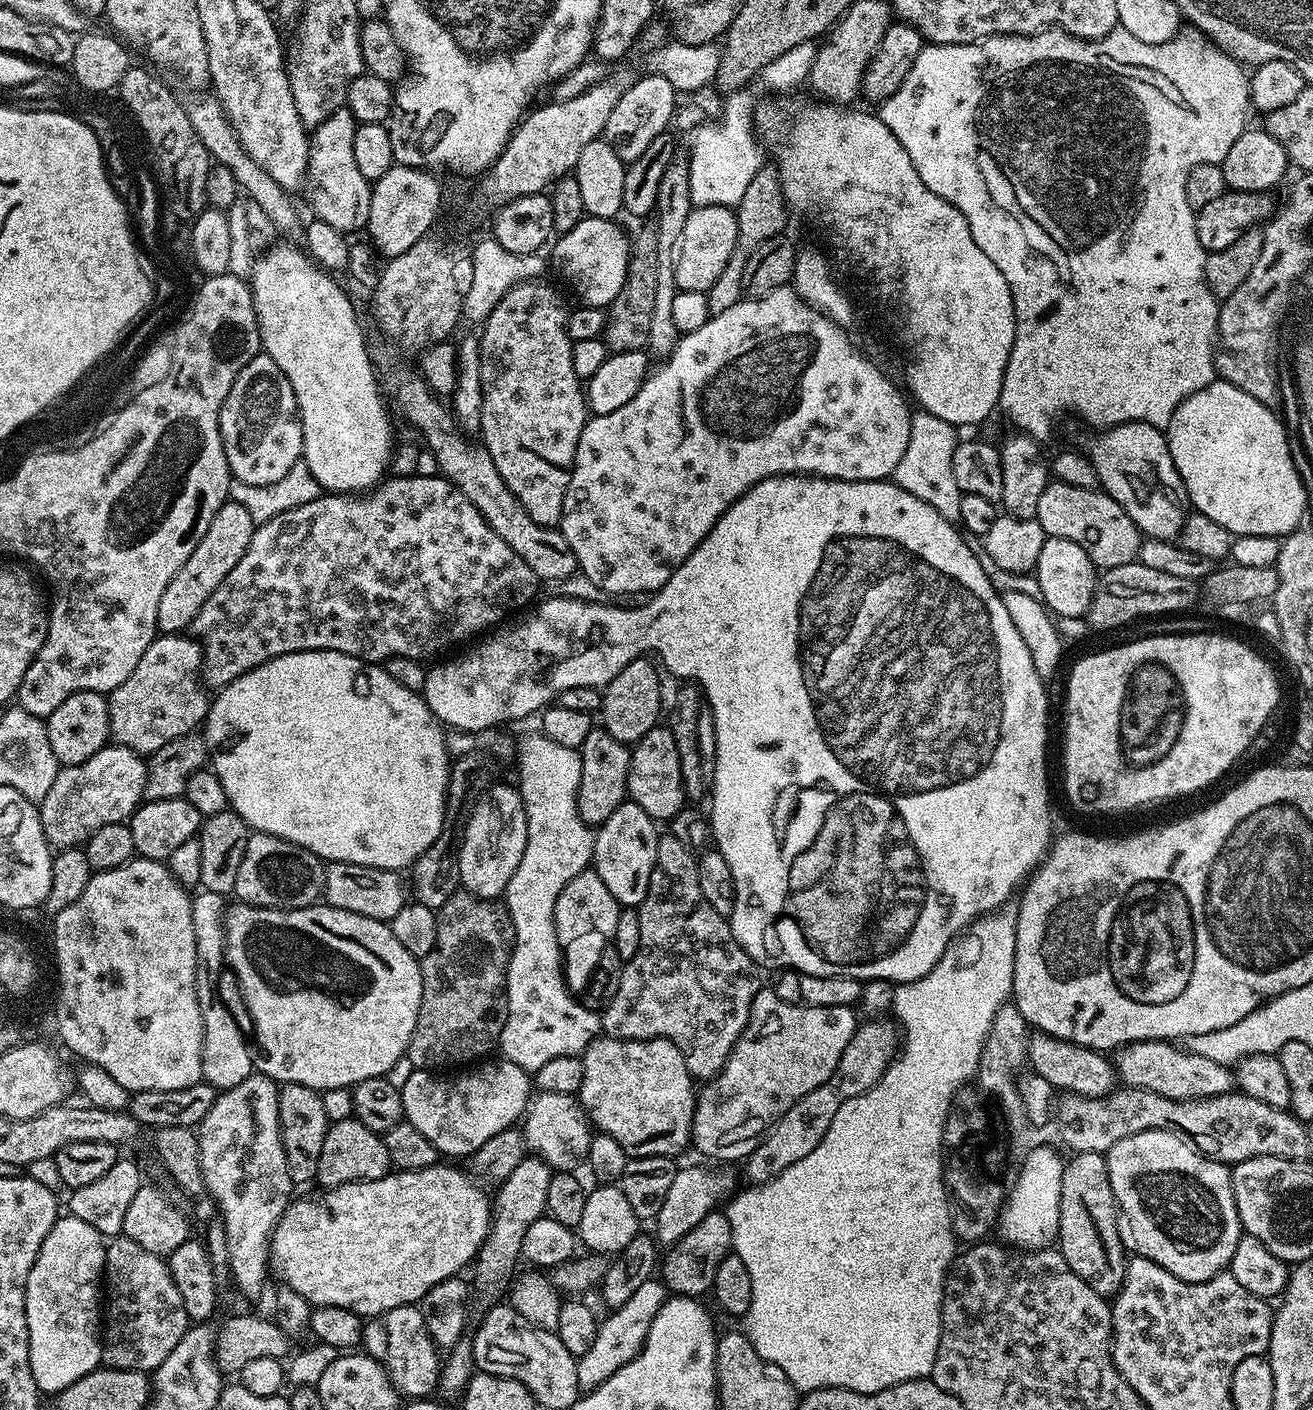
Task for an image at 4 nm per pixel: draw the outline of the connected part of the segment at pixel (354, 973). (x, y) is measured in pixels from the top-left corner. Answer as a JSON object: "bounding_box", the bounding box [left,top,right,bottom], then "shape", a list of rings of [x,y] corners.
{"bounding_box":[224,902,424,1094],"shape":[[[236,902],[236,903],[233,903],[233,905],[234,905],[234,906],[233,906],[233,908],[232,908],[232,905],[231,905],[231,907],[229,907],[229,908],[228,908],[228,909],[227,909],[227,911],[225,911],[225,914],[224,914],[224,958],[225,958],[225,961],[226,961],[226,964],[227,964],[227,967],[228,967],[228,968],[229,968],[229,969],[230,969],[230,972],[231,972],[231,968],[232,968],[232,972],[233,972],[233,974],[234,974],[234,975],[236,975],[236,980],[237,980],[237,982],[238,982],[238,983],[240,983],[240,992],[241,992],[241,994],[242,994],[242,995],[244,995],[244,1004],[245,1004],[245,1006],[246,1006],[246,1007],[248,1007],[248,1012],[249,1012],[249,1014],[250,1014],[250,1015],[252,1015],[252,1024],[253,1024],[253,1026],[254,1026],[254,1027],[256,1027],[256,1044],[257,1044],[257,1045],[256,1045],[256,1044],[255,1044],[255,1047],[256,1047],[256,1048],[257,1048],[257,1049],[258,1049],[258,1052],[259,1052],[259,1048],[258,1048],[258,1047],[260,1047],[260,1052],[261,1052],[261,1054],[262,1054],[262,1055],[264,1055],[264,1061],[262,1061],[262,1062],[261,1062],[261,1064],[260,1064],[260,1061],[259,1061],[259,1064],[258,1064],[258,1068],[259,1068],[259,1071],[260,1071],[260,1072],[261,1072],[261,1073],[263,1073],[263,1075],[265,1075],[265,1076],[269,1076],[269,1077],[270,1077],[270,1079],[272,1079],[272,1080],[275,1080],[275,1081],[277,1081],[277,1082],[279,1082],[279,1083],[280,1083],[280,1084],[281,1084],[281,1085],[286,1085],[286,1084],[297,1084],[297,1085],[298,1085],[298,1086],[306,1086],[306,1087],[307,1087],[307,1088],[313,1088],[313,1090],[314,1090],[314,1091],[315,1091],[315,1092],[319,1092],[319,1093],[321,1093],[321,1094],[323,1094],[323,1092],[325,1092],[325,1091],[326,1091],[326,1090],[334,1090],[334,1089],[335,1089],[335,1088],[352,1088],[352,1087],[353,1087],[353,1086],[355,1086],[355,1085],[358,1085],[358,1084],[360,1084],[360,1083],[362,1083],[362,1082],[363,1082],[363,1080],[364,1080],[364,1079],[370,1079],[370,1078],[378,1078],[378,1077],[380,1077],[380,1076],[381,1076],[381,1077],[387,1077],[387,1076],[388,1076],[388,1075],[389,1075],[389,1073],[391,1073],[391,1072],[390,1072],[390,1070],[391,1070],[391,1068],[392,1068],[392,1067],[394,1067],[394,1066],[395,1066],[395,1064],[396,1064],[396,1063],[398,1063],[398,1062],[399,1062],[399,1060],[401,1060],[401,1061],[403,1061],[403,1060],[404,1060],[404,1059],[405,1059],[405,1056],[406,1056],[406,1053],[407,1053],[407,1051],[408,1051],[408,1043],[409,1043],[409,1042],[410,1042],[410,1038],[411,1038],[411,1037],[412,1037],[412,1035],[413,1035],[413,1034],[414,1034],[414,1026],[415,1026],[415,1025],[416,1025],[416,1023],[417,1023],[417,1022],[418,1022],[418,1010],[419,1010],[419,1009],[420,1009],[420,1003],[421,1003],[421,1002],[422,1002],[422,994],[423,994],[423,993],[424,993],[424,987],[423,987],[423,986],[422,986],[422,974],[421,974],[421,973],[420,973],[420,965],[421,965],[421,961],[420,961],[420,960],[419,960],[419,959],[416,959],[416,958],[415,958],[415,956],[412,956],[412,954],[411,954],[411,952],[409,952],[409,950],[406,950],[406,947],[405,947],[405,946],[402,946],[402,943],[401,943],[401,942],[398,942],[398,938],[396,938],[396,937],[395,937],[395,936],[394,936],[394,934],[393,934],[393,933],[392,933],[392,930],[391,930],[391,927],[389,927],[389,925],[388,925],[388,924],[387,924],[387,923],[385,923],[385,921],[382,921],[382,920],[375,920],[375,919],[374,919],[374,918],[366,918],[366,917],[365,917],[365,916],[363,916],[363,915],[362,915],[362,914],[350,914],[350,910],[338,910],[338,909],[337,909],[337,908],[331,908],[331,906],[330,906],[330,905],[328,905],[328,904],[327,904],[327,902],[317,902],[317,903],[315,903],[315,904],[311,904],[311,905],[310,905],[310,907],[309,907],[309,908],[259,908],[259,907],[258,907],[258,906],[254,906],[254,905],[253,905],[253,904],[242,904],[242,903],[239,903],[239,902]]]}

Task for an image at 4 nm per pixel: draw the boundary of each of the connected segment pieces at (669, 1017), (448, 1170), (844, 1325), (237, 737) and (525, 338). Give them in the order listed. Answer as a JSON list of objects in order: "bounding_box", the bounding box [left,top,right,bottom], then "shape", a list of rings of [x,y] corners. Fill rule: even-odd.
[{"bounding_box":[602,834,762,1082],"shape":[[[671,834],[660,836],[654,870],[650,874],[650,886],[646,890],[646,898],[638,906],[638,911],[640,913],[638,954],[634,954],[634,958],[627,960],[621,967],[618,990],[614,994],[614,998],[608,1001],[607,1008],[603,1009],[602,1012],[603,1035],[613,1036],[619,1040],[662,1038],[674,1042],[674,1046],[678,1046],[678,1050],[682,1050],[682,1058],[686,1058],[686,1070],[692,1075],[693,1081],[707,1082],[713,1080],[726,1066],[726,1062],[732,1053],[732,1047],[738,1042],[738,1038],[750,1018],[750,1006],[762,987],[762,981],[760,981],[761,969],[752,961],[750,954],[746,954],[744,947],[734,938],[729,917],[718,914],[718,910],[714,910],[714,906],[710,906],[710,902],[706,902],[706,894],[702,894],[702,886],[698,882],[697,853],[686,850],[686,846],[682,846],[682,842],[678,842],[678,838],[674,838]]]},{"bounding_box":[270,1162,492,1318],"shape":[[[437,1162],[428,1168],[423,1168],[417,1172],[402,1172],[399,1170],[389,1171],[387,1176],[377,1180],[356,1180],[353,1184],[343,1184],[337,1188],[329,1188],[324,1196],[304,1196],[293,1199],[288,1208],[284,1211],[284,1217],[278,1221],[276,1228],[272,1231],[272,1243],[270,1245],[270,1268],[276,1272],[279,1283],[288,1284],[290,1290],[298,1290],[302,1298],[306,1298],[308,1303],[321,1308],[322,1306],[338,1306],[339,1308],[350,1308],[354,1312],[360,1313],[364,1318],[380,1318],[384,1313],[394,1310],[398,1306],[416,1304],[426,1295],[438,1282],[459,1277],[460,1271],[464,1267],[471,1265],[480,1248],[484,1245],[484,1240],[488,1237],[488,1228],[492,1225],[492,1203],[488,1196],[479,1188],[481,1185],[467,1171],[460,1168],[451,1168],[448,1164]]]},{"bounding_box":[726,902,1018,1394],"shape":[[[1012,902],[1005,904],[1002,908],[997,908],[995,912],[987,916],[981,916],[979,920],[972,921],[963,932],[959,933],[953,939],[952,943],[948,945],[948,949],[942,954],[940,961],[934,966],[934,970],[930,970],[930,974],[926,974],[914,982],[895,985],[891,1011],[900,1015],[898,1024],[902,1029],[904,1041],[900,1045],[900,1051],[896,1059],[893,1060],[892,1065],[886,1070],[886,1074],[882,1074],[879,1082],[870,1090],[866,1090],[866,1094],[862,1094],[858,1098],[850,1098],[841,1106],[838,1114],[834,1114],[834,1122],[830,1122],[830,1130],[826,1130],[822,1142],[818,1146],[814,1146],[814,1150],[810,1150],[810,1154],[806,1154],[806,1158],[802,1158],[802,1162],[794,1162],[794,1166],[782,1170],[782,1174],[775,1176],[768,1184],[745,1187],[745,1192],[739,1193],[737,1191],[727,1201],[727,1204],[729,1204],[728,1208],[726,1207],[726,1215],[732,1227],[732,1252],[738,1258],[742,1258],[742,1262],[746,1262],[746,1270],[750,1270],[750,1286],[754,1286],[754,1294],[750,1294],[750,1310],[742,1317],[742,1324],[744,1324],[742,1325],[742,1331],[747,1336],[748,1341],[754,1346],[756,1353],[766,1362],[778,1366],[778,1370],[782,1370],[782,1374],[786,1374],[786,1378],[790,1378],[792,1385],[801,1393],[807,1394],[819,1388],[845,1388],[846,1390],[854,1390],[855,1392],[877,1392],[878,1390],[886,1390],[895,1384],[910,1382],[911,1380],[922,1380],[932,1375],[934,1358],[938,1354],[938,1342],[940,1341],[940,1311],[942,1310],[942,1298],[944,1297],[944,1279],[948,1277],[948,1270],[951,1268],[953,1259],[958,1252],[958,1241],[952,1234],[952,1210],[948,1198],[948,1190],[944,1186],[944,1153],[942,1151],[944,1147],[944,1123],[946,1122],[948,1111],[956,1093],[971,1081],[968,1080],[971,1076],[973,1079],[980,1071],[982,1046],[990,1034],[990,1026],[994,1022],[994,1016],[998,1014],[1001,1006],[1009,1003],[1012,994],[1012,979],[1014,978],[1017,918],[1018,907]]]},{"bounding_box":[202,650,450,870],"shape":[[[334,650],[295,652],[267,660],[262,666],[242,674],[225,688],[219,689],[211,697],[208,714],[202,725],[202,735],[208,743],[211,771],[215,772],[218,782],[222,782],[226,790],[229,809],[238,813],[252,832],[265,832],[294,842],[325,862],[408,870],[418,857],[430,850],[446,823],[450,753],[445,725],[437,720],[421,693],[406,690],[406,686],[394,682],[387,667],[379,663],[360,660],[356,656],[347,656]]]},{"bounding_box":[478,278,590,528],"shape":[[[535,278],[514,285],[482,324],[484,333],[478,336],[484,387],[480,429],[482,443],[490,458],[494,458],[498,474],[502,474],[506,486],[510,486],[526,514],[542,526],[556,528],[564,513],[566,490],[570,486],[572,466],[576,463],[580,435],[590,419],[590,409],[582,382],[574,374],[574,341],[567,331],[570,308],[564,305],[558,289],[542,281]]]}]

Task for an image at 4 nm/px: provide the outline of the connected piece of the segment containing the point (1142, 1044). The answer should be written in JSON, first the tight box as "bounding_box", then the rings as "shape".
{"bounding_box":[1114,1040,1234,1100],"shape":[[[1136,1040],[1133,1044],[1126,1044],[1114,1056],[1116,1075],[1129,1088],[1150,1090],[1154,1094],[1162,1094],[1162,1098],[1175,1100],[1205,1100],[1211,1096],[1218,1096],[1233,1091],[1234,1072],[1227,1064],[1219,1064],[1211,1058],[1202,1058],[1202,1054],[1189,1052],[1187,1047],[1177,1046],[1167,1040]]]}

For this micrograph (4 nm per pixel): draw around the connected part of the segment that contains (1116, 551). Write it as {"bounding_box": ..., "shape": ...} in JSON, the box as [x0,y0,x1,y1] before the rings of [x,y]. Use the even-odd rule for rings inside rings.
{"bounding_box":[1034,482,1142,569],"shape":[[[1050,482],[1046,490],[1042,490],[1034,518],[1042,526],[1045,537],[1057,536],[1078,542],[1078,546],[1082,546],[1096,563],[1097,569],[1126,566],[1139,557],[1142,534],[1134,518],[1130,518],[1130,514],[1126,514],[1126,510],[1122,510],[1122,506],[1103,490],[1082,490],[1078,486]]]}

